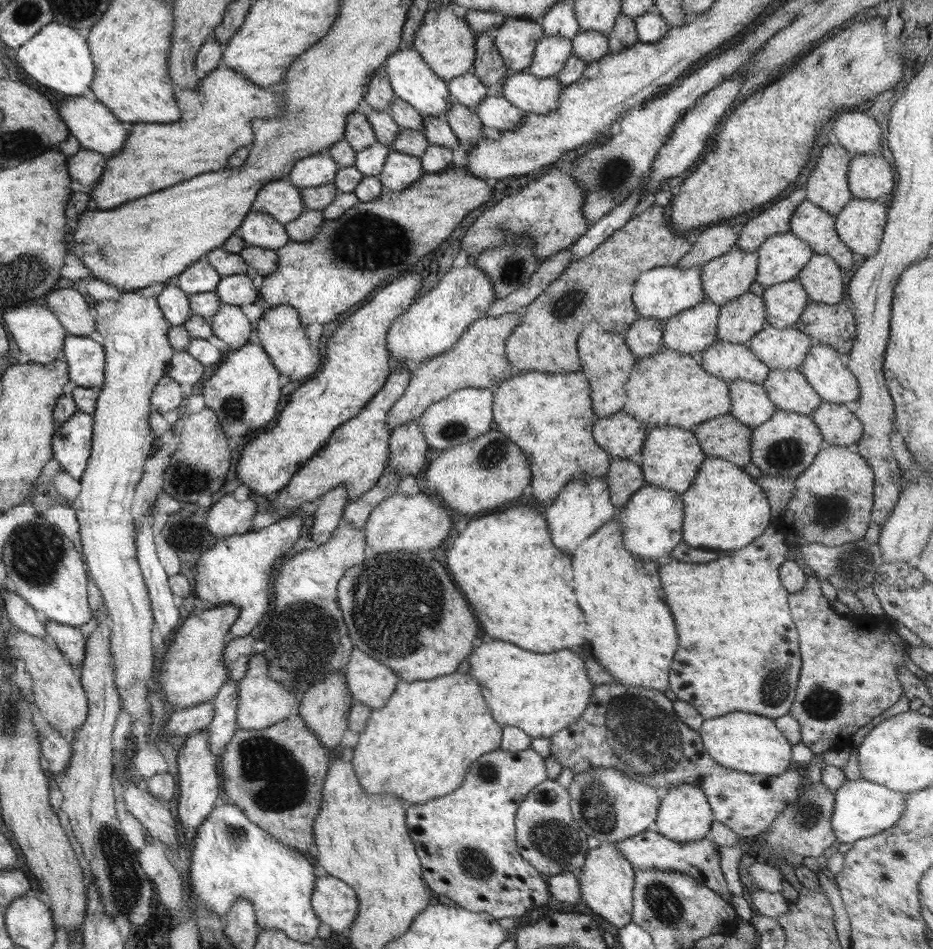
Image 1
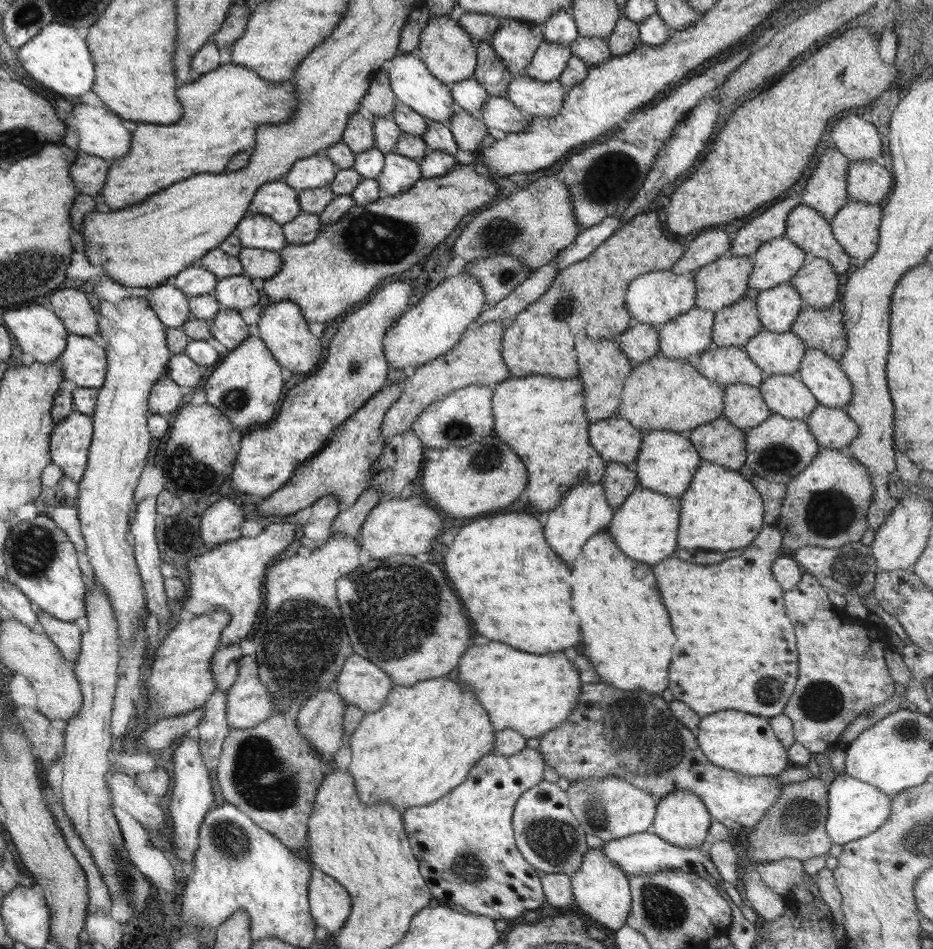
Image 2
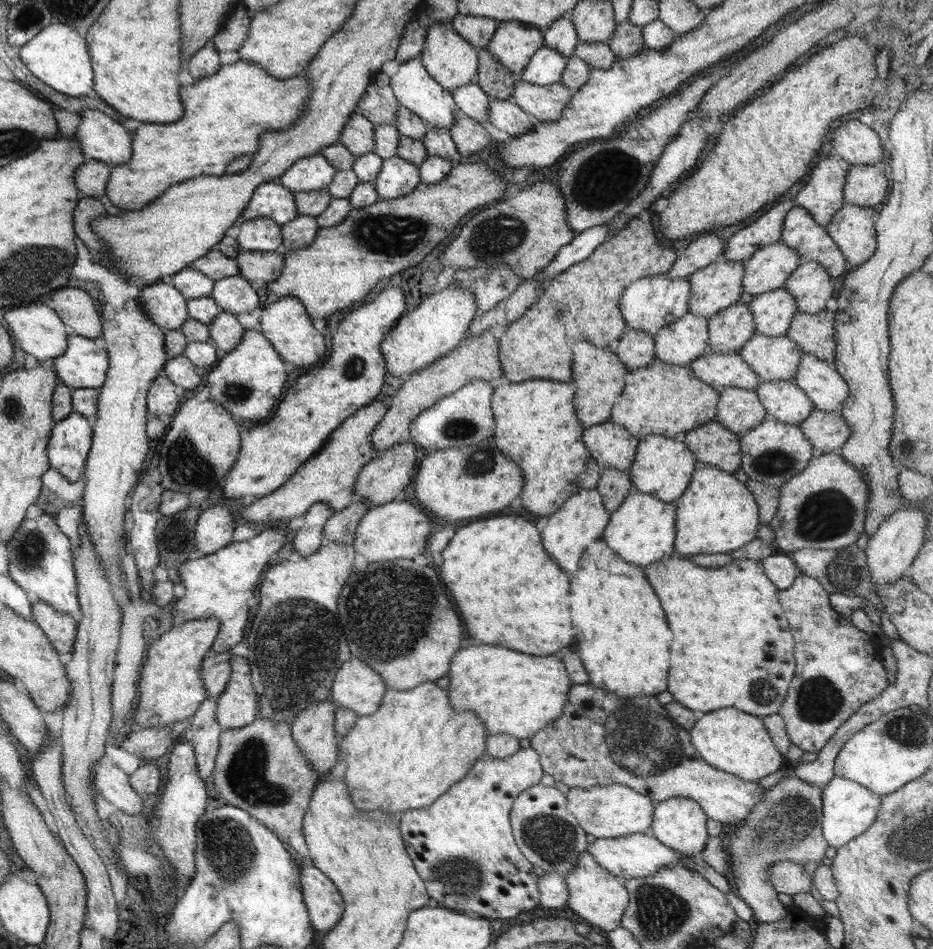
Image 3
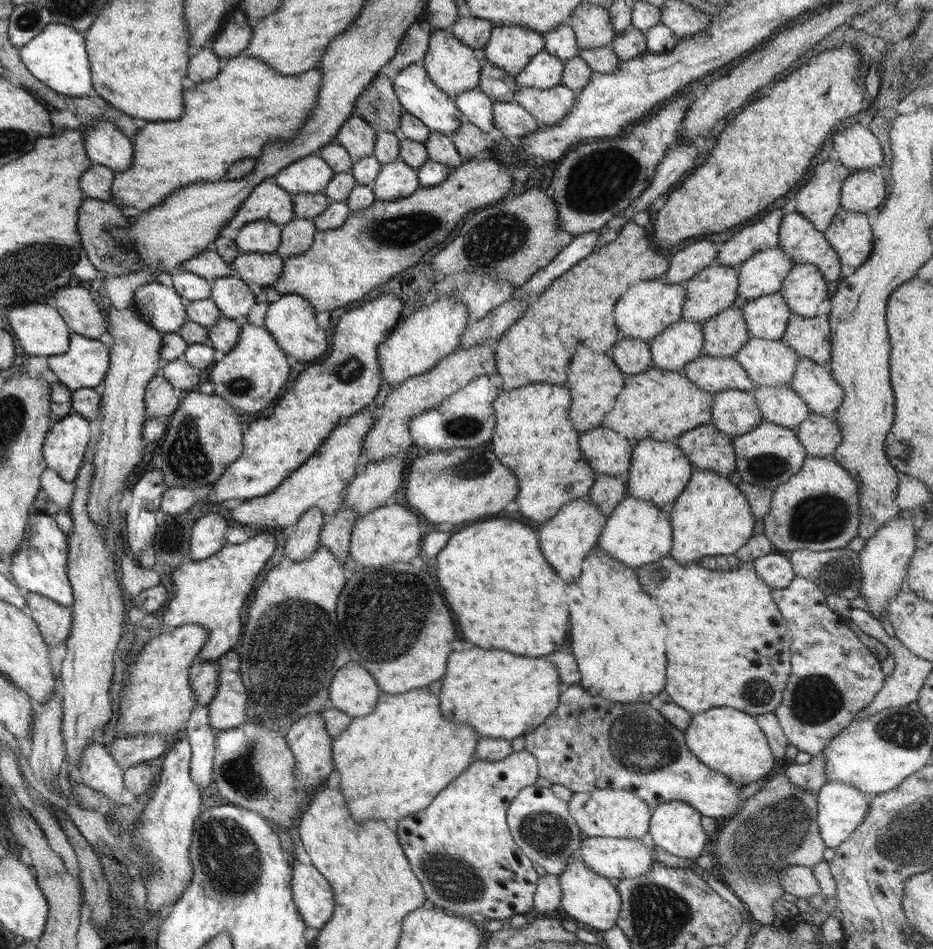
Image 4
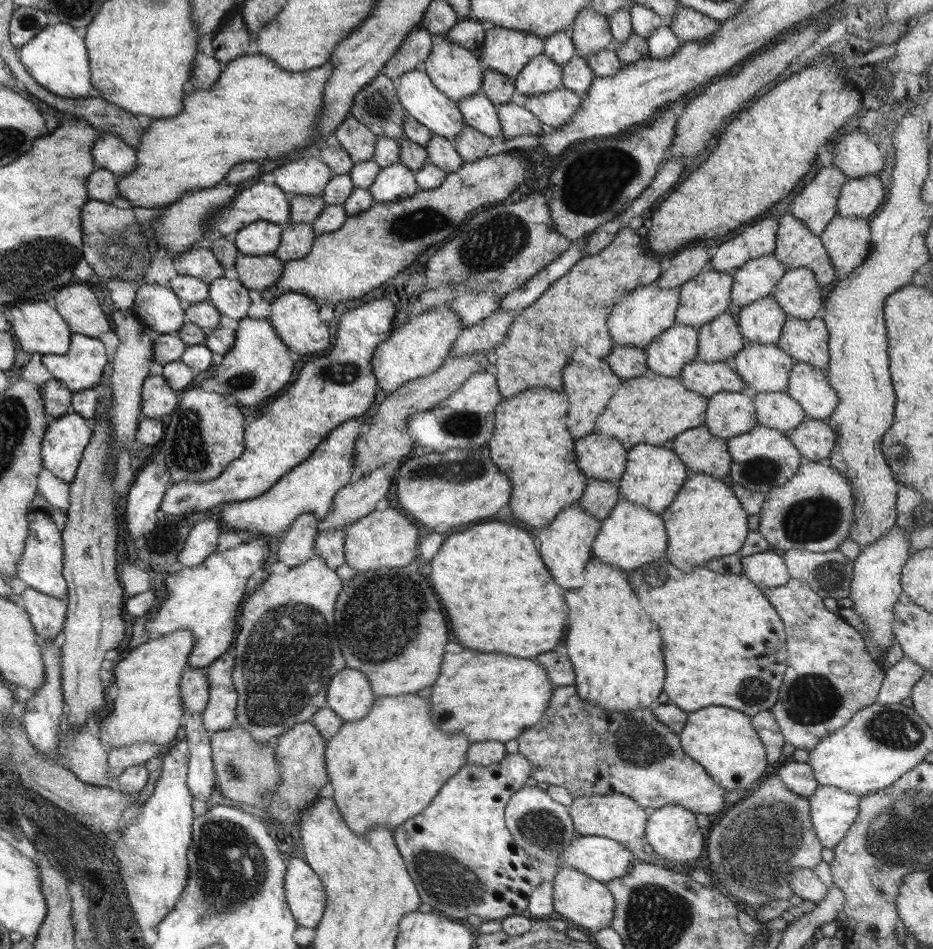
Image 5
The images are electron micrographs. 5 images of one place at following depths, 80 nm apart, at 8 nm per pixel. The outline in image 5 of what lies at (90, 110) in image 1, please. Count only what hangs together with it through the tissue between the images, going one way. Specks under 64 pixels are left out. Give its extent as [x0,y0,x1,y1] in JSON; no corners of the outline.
[92,132,136,178]

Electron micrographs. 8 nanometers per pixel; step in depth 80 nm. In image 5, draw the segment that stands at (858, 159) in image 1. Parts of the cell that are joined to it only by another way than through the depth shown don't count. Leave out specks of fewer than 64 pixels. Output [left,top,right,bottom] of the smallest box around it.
[837,175,885,219]

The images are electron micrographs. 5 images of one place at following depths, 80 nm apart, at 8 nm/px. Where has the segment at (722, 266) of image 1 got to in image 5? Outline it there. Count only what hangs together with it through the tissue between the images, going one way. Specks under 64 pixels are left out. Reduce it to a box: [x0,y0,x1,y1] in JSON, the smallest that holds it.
[675,270,733,328]

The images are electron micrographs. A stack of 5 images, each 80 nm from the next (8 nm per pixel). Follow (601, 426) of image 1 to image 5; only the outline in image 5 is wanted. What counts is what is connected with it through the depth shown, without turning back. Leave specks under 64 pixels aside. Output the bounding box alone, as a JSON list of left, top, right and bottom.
[574,432,626,483]

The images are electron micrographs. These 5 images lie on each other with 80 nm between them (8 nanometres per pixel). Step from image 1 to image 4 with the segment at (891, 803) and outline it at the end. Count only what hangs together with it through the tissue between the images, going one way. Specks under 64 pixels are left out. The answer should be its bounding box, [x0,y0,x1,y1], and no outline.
[815,780,873,848]

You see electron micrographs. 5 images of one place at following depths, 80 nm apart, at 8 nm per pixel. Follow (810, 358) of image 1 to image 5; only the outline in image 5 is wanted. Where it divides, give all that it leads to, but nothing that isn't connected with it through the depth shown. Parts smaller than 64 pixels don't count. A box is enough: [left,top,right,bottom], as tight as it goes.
[786,362,838,421]

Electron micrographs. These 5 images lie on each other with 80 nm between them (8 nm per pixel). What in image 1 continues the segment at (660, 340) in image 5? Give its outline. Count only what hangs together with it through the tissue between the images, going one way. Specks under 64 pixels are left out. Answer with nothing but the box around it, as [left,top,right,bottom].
[661,300,720,354]

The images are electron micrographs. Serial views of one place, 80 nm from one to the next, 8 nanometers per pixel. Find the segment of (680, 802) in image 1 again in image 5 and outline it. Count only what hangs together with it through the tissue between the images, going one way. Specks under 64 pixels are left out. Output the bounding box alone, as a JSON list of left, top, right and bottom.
[645,805,707,869]

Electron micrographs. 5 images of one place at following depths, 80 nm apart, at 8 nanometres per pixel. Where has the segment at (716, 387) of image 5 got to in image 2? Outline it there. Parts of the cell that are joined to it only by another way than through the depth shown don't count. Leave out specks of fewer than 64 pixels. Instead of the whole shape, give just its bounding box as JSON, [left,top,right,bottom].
[696,346,768,387]

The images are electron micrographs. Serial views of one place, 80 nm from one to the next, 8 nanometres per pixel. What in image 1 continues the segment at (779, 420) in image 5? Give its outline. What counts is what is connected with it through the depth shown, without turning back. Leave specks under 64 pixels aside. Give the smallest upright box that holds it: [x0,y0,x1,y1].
[762,369,823,415]

